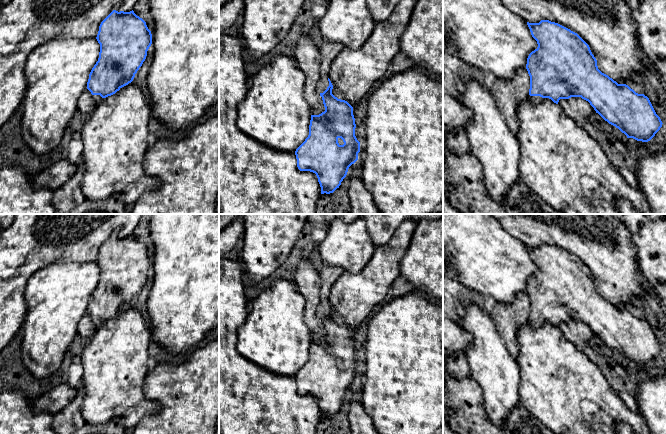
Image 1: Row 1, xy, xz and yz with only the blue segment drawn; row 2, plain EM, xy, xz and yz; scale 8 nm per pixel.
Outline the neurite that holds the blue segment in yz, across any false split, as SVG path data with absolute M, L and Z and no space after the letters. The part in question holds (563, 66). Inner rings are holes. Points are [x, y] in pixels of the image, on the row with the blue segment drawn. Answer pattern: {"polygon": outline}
{"polygon": "M549 20L529 23L532 37L538 47L528 58L526 69L530 76L529 95L533 103L549 98L558 104L560 99L581 97L588 101L605 121L618 128L627 138L648 142L662 127L649 98L638 94L626 84L618 84L602 73L589 45L575 32Z"}

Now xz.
{"polygon": "M322 76L317 91L325 111L311 115L309 135L295 151L298 169L316 174L321 194L330 194L339 188L360 152L353 107L335 97L332 89L330 79Z"}

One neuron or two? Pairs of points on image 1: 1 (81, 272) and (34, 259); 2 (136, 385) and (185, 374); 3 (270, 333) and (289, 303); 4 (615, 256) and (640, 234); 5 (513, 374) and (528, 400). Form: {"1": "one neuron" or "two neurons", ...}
{"1": "two neurons", "2": "two neurons", "3": "one neuron", "4": "two neurons", "5": "two neurons"}

